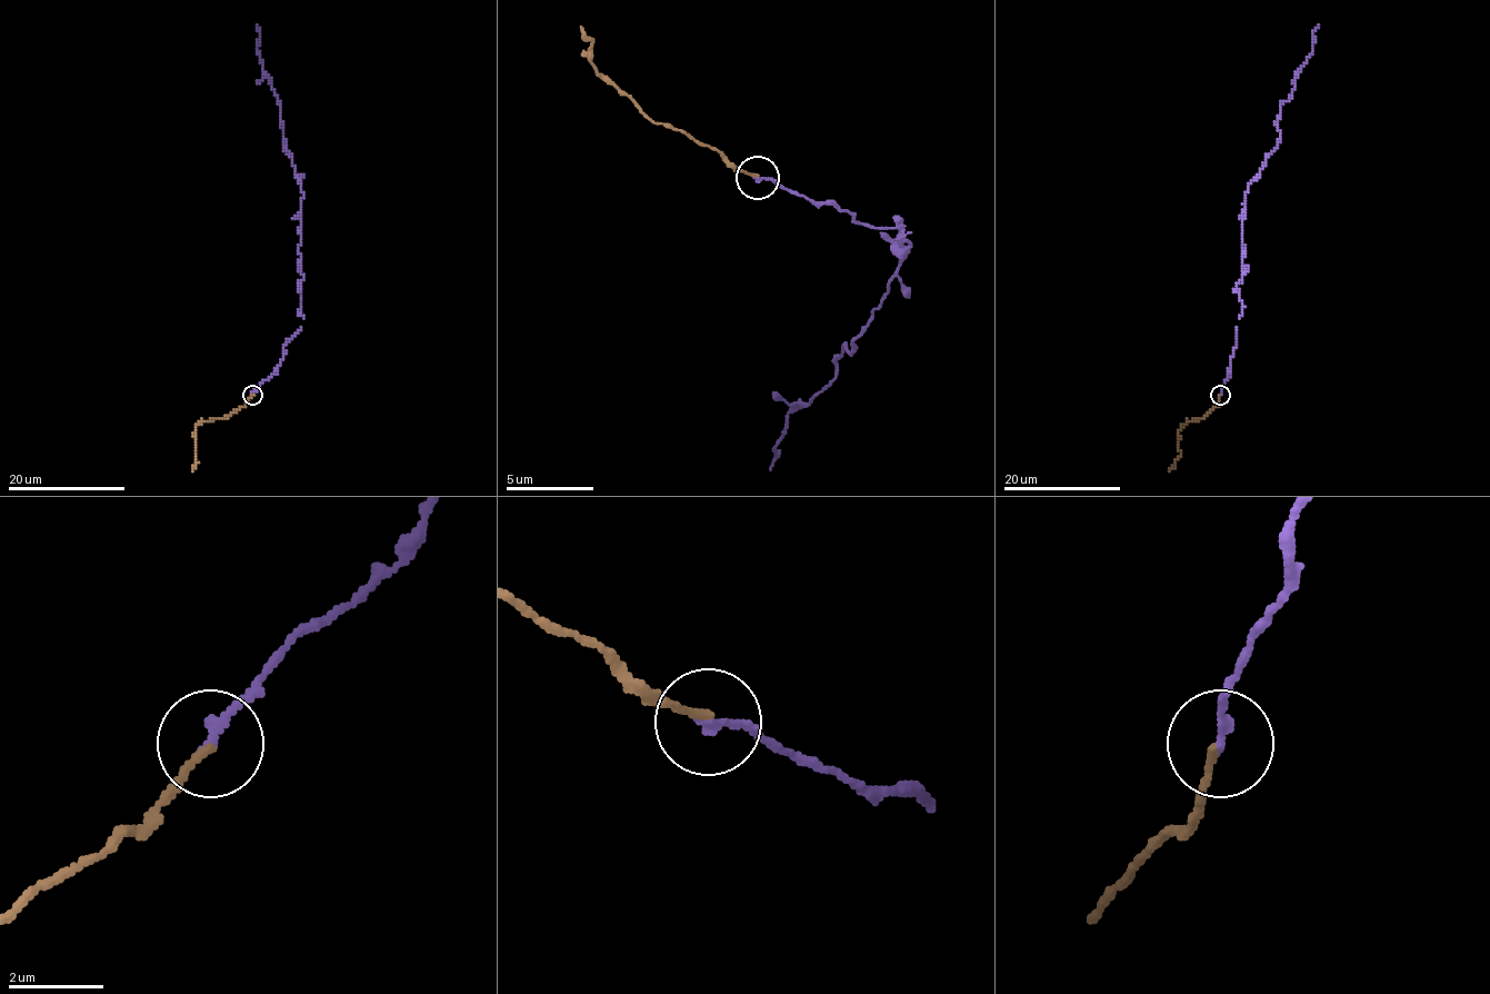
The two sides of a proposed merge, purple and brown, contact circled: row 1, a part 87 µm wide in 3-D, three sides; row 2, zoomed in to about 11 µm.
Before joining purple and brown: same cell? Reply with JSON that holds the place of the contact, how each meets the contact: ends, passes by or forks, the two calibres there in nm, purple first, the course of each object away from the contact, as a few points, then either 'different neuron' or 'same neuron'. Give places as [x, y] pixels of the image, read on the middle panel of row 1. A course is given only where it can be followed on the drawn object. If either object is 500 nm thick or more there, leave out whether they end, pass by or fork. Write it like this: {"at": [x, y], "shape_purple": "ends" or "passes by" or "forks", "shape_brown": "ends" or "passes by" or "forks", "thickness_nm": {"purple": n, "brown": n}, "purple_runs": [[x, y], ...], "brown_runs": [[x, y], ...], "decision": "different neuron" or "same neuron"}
{"at": [757, 178], "shape_purple": "ends", "shape_brown": "ends", "thickness_nm": {"purple": 220, "brown": 160}, "purple_runs": [[756, 179], [909, 231], [873, 318], [852, 354], [843, 345], [830, 384], [796, 406], [769, 470]], "brown_runs": [[756, 175], [739, 170], [712, 148], [651, 122], [590, 66], [586, 52], [590, 48], [590, 57], [581, 26]], "decision": "same neuron"}

